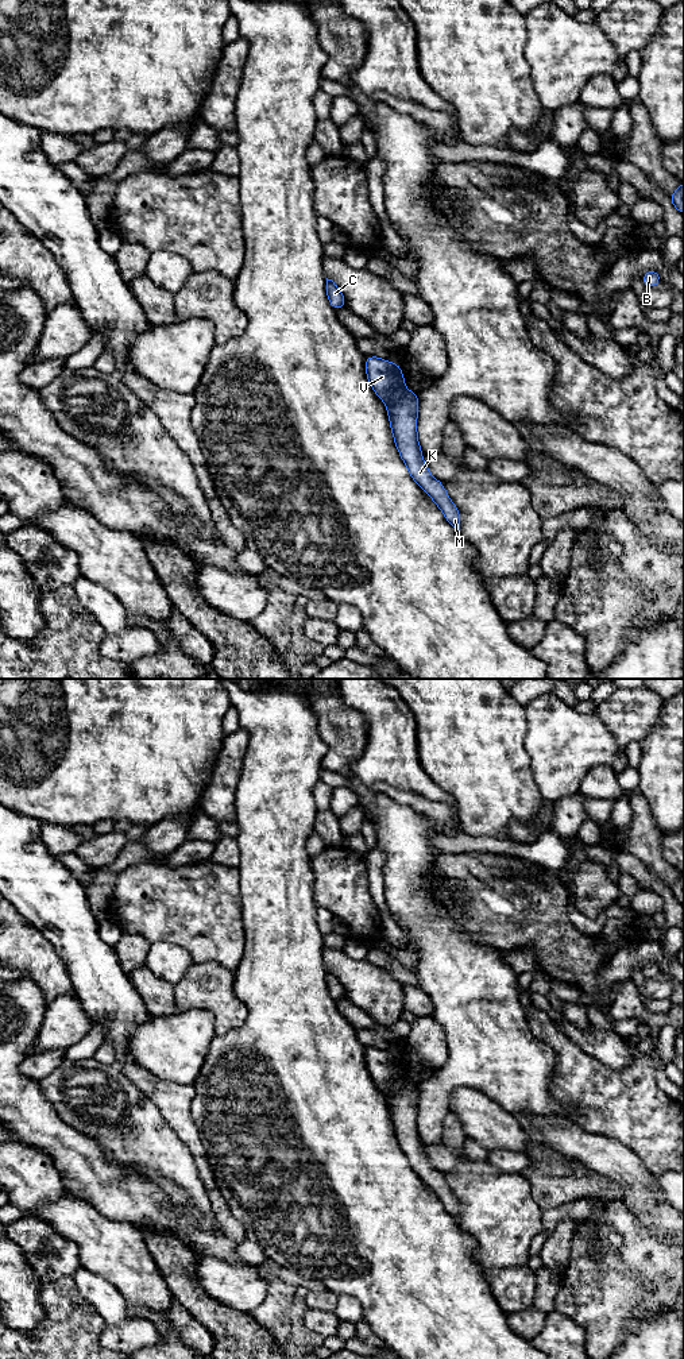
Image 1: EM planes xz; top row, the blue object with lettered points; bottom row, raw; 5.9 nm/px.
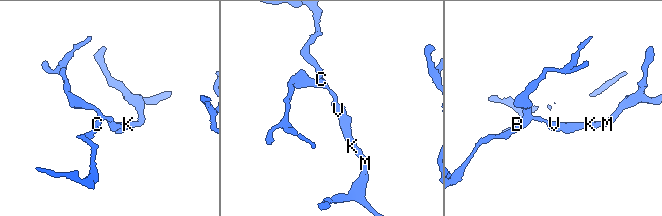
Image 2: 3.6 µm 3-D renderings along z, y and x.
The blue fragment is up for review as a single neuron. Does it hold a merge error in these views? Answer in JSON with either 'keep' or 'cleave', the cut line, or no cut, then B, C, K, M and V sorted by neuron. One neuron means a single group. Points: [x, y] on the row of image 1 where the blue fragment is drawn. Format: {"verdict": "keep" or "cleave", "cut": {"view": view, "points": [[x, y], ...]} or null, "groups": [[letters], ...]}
{"verdict": "cleave", "cut": {"view": "xz", "points": [[404, 386], [400, 386], [385, 401]]}, "groups": [["B", "K", "M"], ["C", "V"]]}

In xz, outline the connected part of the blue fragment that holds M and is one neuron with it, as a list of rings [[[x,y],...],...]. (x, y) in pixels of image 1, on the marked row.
[[[405,386],[397,389],[386,401],[394,441],[413,480],[436,502],[447,521],[459,533],[459,510],[449,499],[443,483],[432,476],[422,460],[417,436],[418,401],[418,395]]]

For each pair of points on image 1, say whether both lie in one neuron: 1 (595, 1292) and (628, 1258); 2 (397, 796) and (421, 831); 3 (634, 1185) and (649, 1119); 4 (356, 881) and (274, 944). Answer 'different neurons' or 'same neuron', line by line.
1: same neuron
2: different neurons
3: different neurons
4: different neurons

